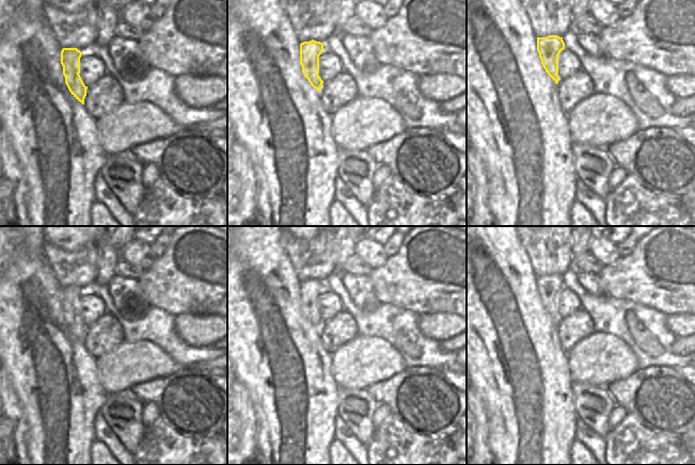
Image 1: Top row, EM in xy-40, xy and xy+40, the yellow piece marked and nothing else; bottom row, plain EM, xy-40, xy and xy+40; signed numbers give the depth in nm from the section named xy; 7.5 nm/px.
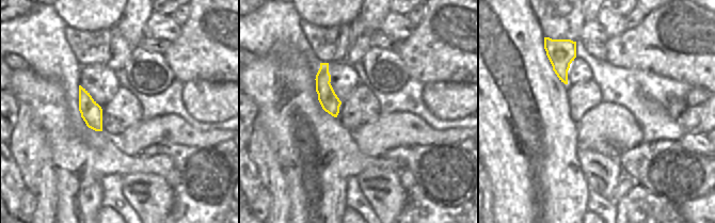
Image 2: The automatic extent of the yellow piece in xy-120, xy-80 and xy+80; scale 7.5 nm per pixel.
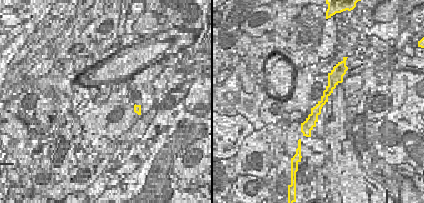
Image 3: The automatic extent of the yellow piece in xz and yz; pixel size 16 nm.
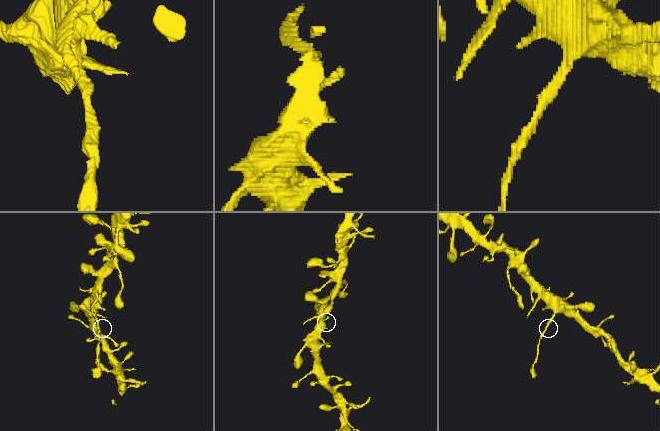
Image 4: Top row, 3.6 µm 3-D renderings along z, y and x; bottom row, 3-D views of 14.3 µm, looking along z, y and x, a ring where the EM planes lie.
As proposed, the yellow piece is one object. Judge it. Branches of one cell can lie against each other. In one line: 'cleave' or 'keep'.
cleave

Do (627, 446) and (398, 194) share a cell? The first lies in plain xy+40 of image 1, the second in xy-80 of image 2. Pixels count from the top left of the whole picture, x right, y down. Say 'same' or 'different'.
different

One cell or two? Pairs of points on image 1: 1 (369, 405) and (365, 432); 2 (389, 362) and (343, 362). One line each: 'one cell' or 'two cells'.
1: one cell
2: one cell

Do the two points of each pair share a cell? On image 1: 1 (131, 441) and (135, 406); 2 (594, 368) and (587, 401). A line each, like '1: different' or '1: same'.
1: same
2: different

